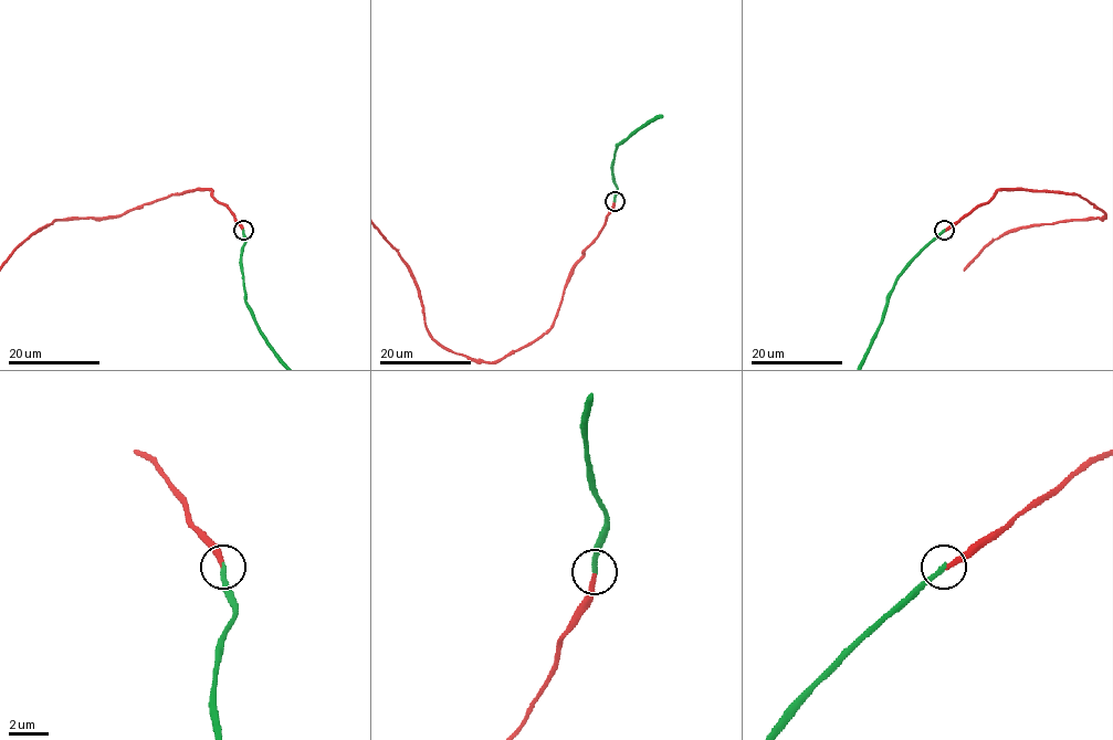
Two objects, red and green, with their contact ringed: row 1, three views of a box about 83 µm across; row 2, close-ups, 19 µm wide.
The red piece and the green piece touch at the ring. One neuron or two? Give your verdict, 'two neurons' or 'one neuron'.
one neuron

